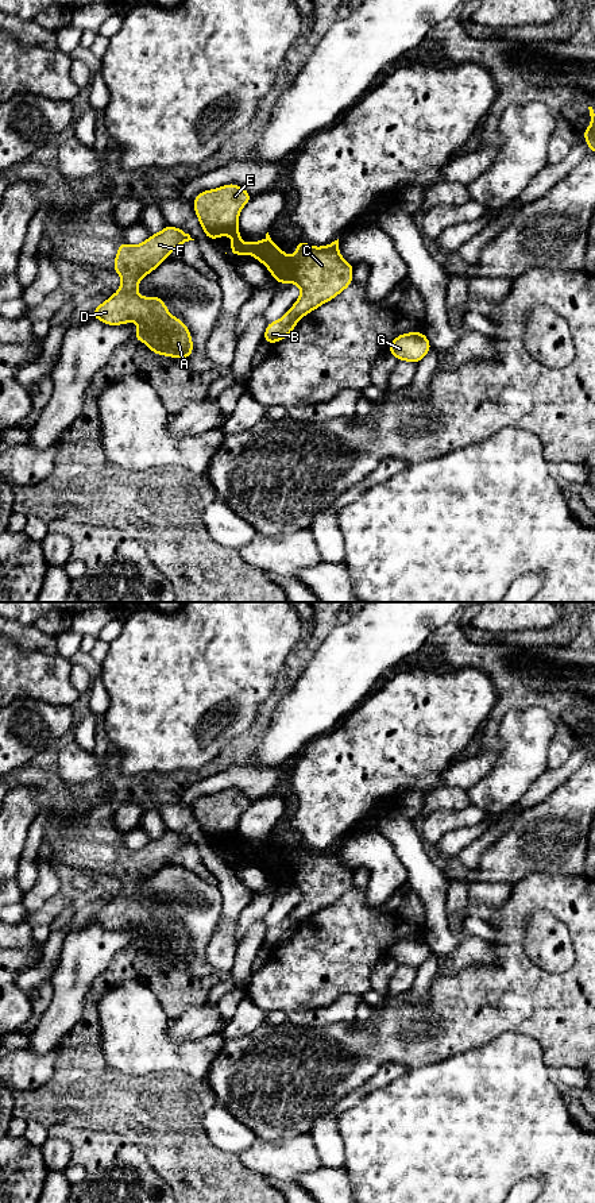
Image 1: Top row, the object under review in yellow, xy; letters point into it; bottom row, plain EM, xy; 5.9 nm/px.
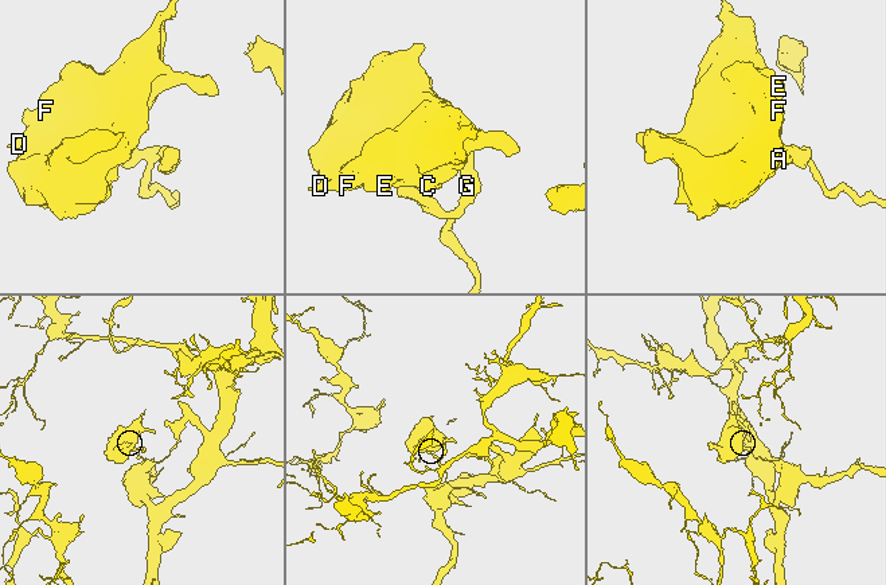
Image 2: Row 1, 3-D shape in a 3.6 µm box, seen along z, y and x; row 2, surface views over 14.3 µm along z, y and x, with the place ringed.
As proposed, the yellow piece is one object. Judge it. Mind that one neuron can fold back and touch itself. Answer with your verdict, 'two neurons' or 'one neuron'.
two neurons

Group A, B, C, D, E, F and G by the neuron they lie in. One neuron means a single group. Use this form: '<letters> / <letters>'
A C D E F / B G

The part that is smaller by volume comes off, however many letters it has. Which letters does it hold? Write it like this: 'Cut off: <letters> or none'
Cut off: A, C, D, E, F

